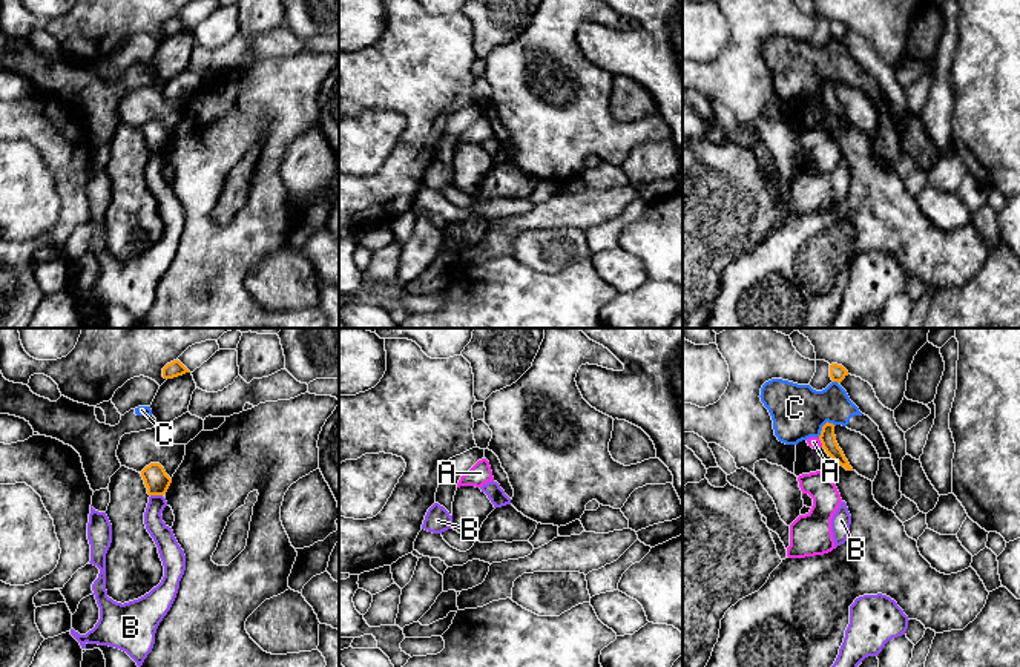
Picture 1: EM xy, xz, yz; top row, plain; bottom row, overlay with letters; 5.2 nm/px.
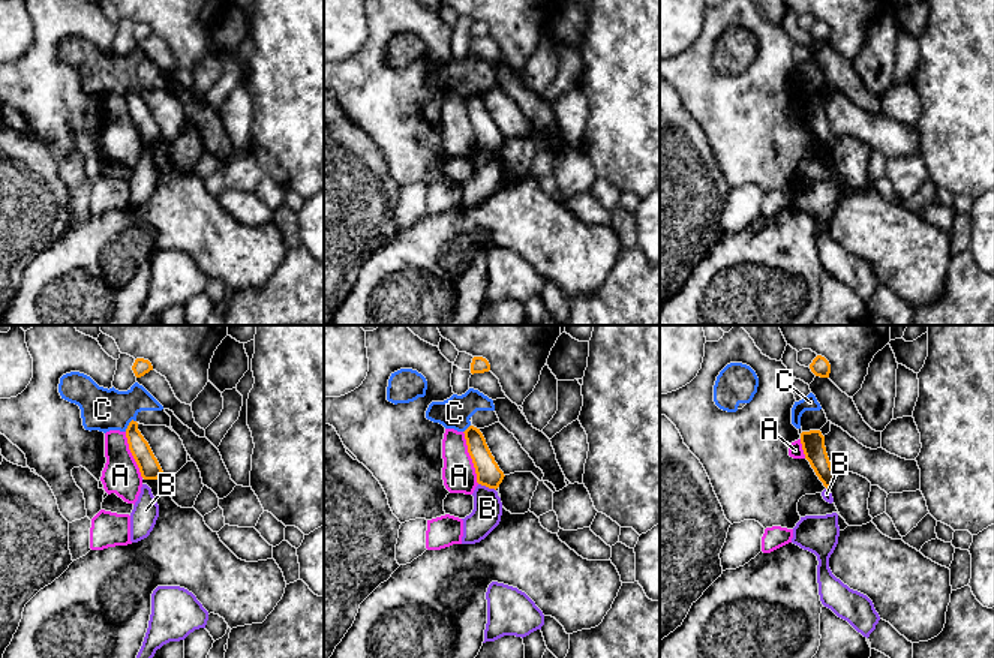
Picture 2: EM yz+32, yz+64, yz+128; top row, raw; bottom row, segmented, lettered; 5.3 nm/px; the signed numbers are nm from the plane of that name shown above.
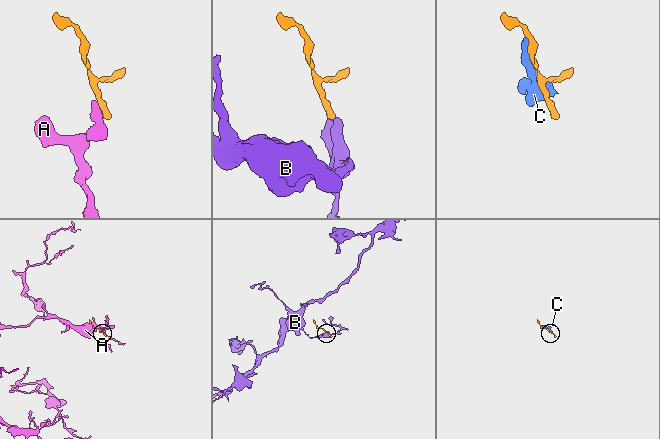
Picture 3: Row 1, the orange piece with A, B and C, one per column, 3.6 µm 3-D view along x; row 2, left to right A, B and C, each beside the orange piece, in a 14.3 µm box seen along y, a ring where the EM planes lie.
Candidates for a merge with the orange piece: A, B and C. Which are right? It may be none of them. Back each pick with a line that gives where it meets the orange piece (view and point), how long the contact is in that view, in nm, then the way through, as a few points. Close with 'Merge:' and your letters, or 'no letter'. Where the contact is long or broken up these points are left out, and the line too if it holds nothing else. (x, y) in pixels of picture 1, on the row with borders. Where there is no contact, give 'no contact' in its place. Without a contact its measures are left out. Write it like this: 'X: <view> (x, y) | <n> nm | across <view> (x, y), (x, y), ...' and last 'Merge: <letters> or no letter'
Merge: no letter

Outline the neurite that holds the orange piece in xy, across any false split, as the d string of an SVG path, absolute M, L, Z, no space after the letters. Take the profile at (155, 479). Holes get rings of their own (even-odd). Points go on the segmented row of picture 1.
M150 463L141 471L149 495L164 495L172 483L160 463Z

